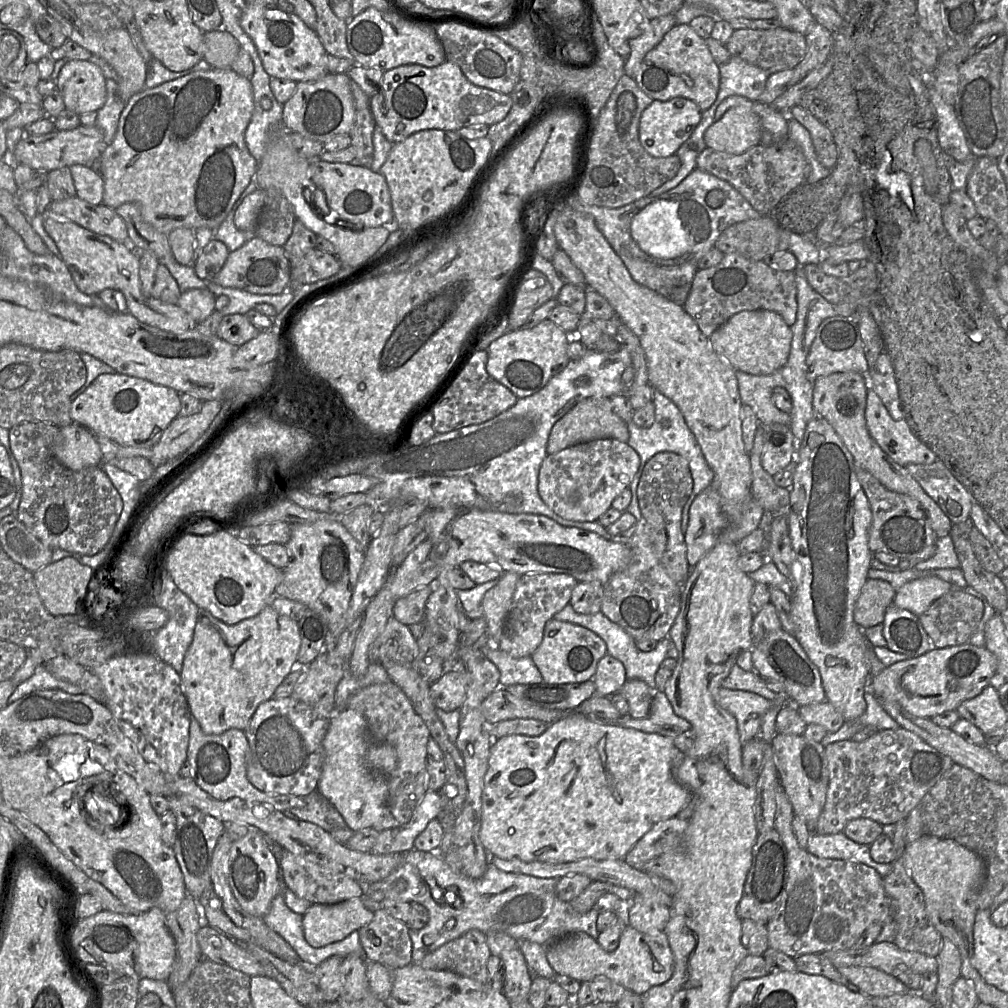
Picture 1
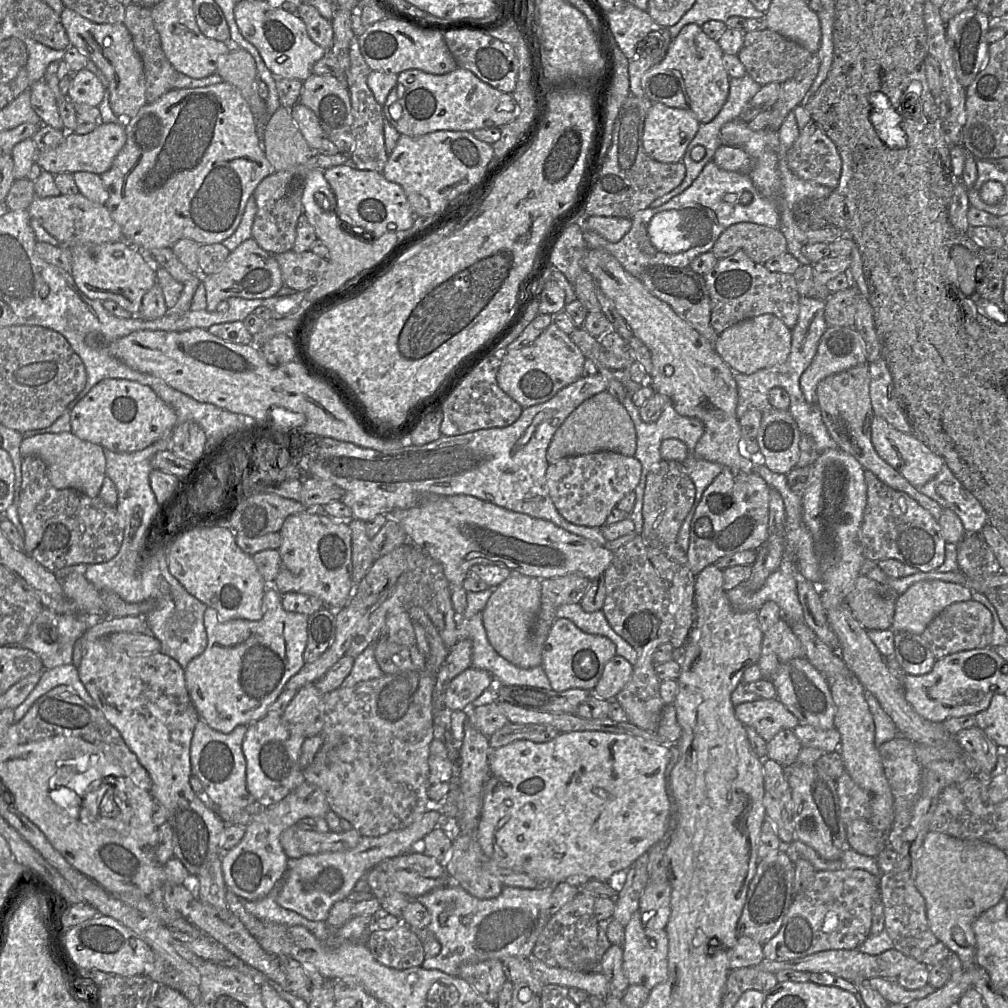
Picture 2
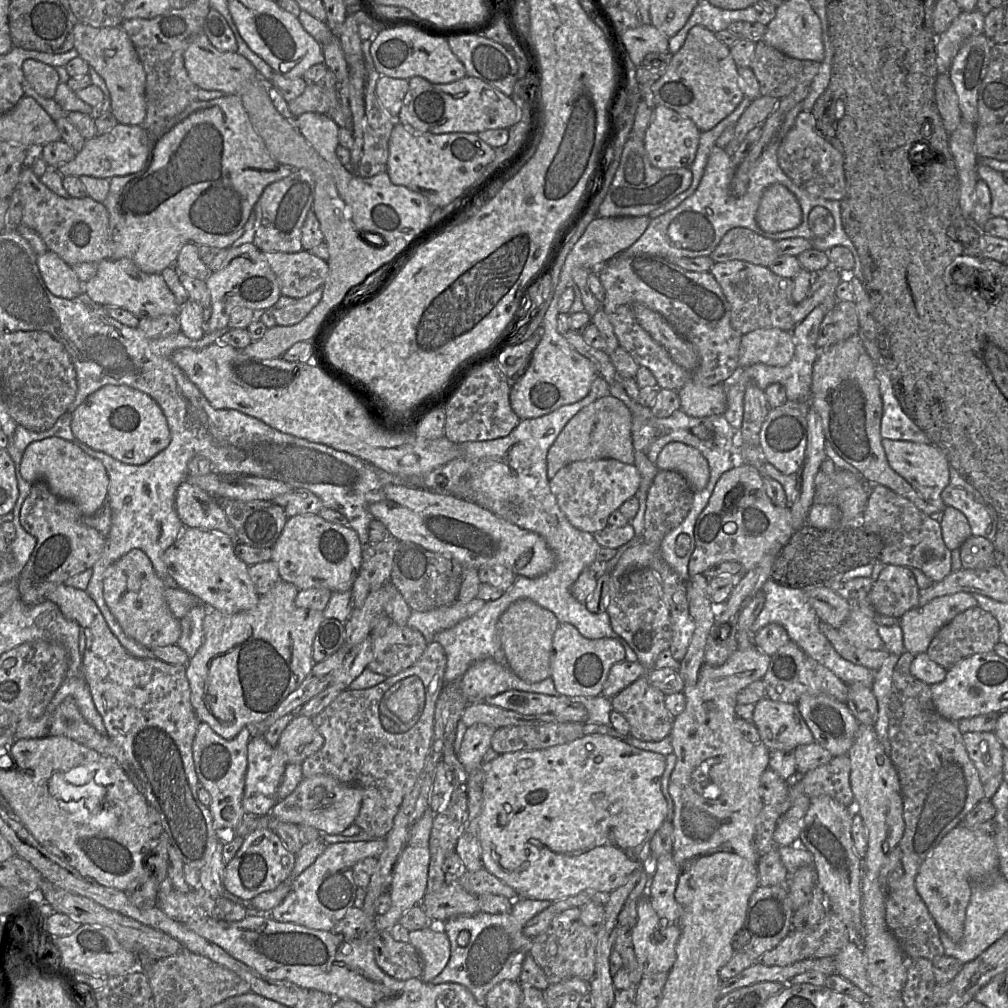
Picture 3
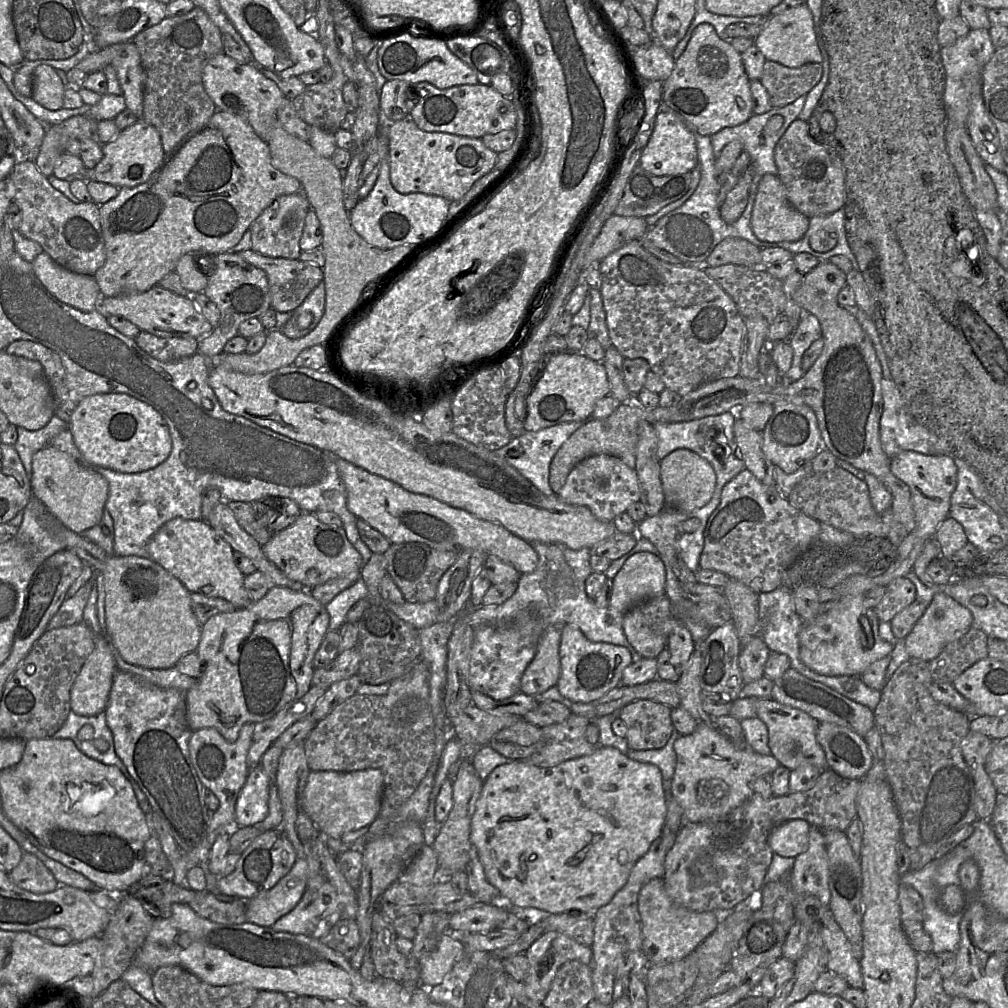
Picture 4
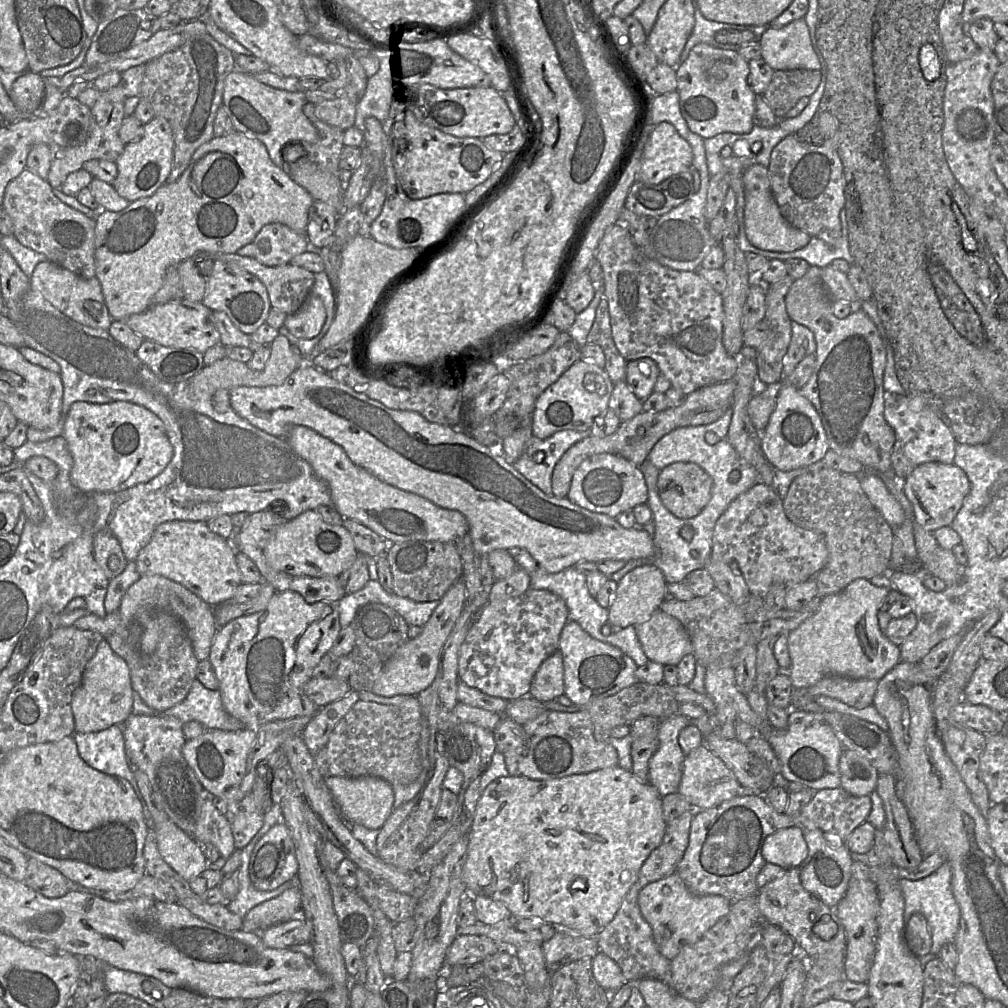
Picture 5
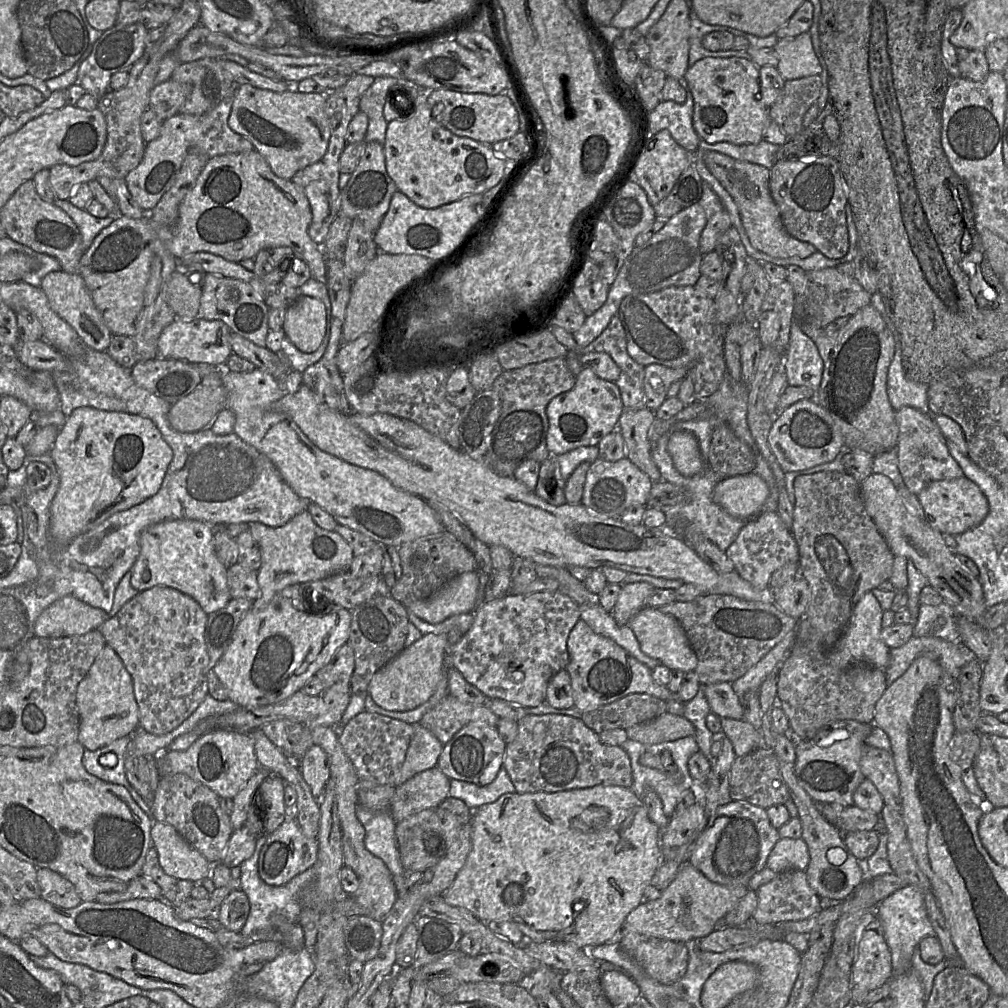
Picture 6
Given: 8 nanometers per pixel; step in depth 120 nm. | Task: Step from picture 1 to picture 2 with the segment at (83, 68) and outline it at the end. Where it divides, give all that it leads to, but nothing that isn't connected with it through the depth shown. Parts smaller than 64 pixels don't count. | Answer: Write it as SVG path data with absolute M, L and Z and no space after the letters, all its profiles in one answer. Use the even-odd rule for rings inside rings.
M84 68L71 73L71 84L67 97L72 103L98 107L103 101L105 90L94 73Z

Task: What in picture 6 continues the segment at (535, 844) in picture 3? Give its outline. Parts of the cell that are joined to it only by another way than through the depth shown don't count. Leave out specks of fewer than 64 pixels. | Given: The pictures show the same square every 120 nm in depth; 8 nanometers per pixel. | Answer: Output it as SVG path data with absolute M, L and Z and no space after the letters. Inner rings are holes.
M595 785L588 788L550 793L507 793L495 802L484 804L473 811L471 850L463 867L443 894L443 898L447 904L468 910L486 924L491 921L514 923L528 941L535 943L544 941L565 942L589 951L590 948L615 940L628 914L641 903L642 894L650 884L662 861L661 835L660 829L650 820L643 801L635 795L631 788Z

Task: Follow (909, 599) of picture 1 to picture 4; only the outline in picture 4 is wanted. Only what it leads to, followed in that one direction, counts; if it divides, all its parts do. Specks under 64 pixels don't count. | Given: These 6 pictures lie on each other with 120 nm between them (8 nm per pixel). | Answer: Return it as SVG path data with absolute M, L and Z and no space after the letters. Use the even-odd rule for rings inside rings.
M937 593L911 631L903 639L906 652L910 657L930 661L937 657L947 644L962 637L971 628L971 623L972 614L966 607L945 593Z

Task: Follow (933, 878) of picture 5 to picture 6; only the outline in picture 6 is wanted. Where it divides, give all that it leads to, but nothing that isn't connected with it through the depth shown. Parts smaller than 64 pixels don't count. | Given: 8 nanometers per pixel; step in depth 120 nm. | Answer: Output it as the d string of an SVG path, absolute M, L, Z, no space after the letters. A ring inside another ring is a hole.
M905 886L880 902L877 916L890 949L894 975L903 974L911 968L914 949L921 939L935 935L927 915L923 895L914 886Z

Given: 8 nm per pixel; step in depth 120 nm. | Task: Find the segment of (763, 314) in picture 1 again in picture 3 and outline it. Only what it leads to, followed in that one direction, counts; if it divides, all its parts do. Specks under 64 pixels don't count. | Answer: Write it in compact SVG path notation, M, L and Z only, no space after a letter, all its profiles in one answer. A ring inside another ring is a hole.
M760 328L742 335L738 363L748 367L757 363L786 366L794 354L791 332L779 328Z

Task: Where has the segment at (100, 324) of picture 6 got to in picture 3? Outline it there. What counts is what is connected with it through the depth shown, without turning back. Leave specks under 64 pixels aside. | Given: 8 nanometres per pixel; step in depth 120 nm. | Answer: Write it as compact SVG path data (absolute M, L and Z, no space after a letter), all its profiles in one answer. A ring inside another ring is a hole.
M48 250L37 255L37 265L46 287L53 295L73 299L83 292L83 283L77 274L56 253Z

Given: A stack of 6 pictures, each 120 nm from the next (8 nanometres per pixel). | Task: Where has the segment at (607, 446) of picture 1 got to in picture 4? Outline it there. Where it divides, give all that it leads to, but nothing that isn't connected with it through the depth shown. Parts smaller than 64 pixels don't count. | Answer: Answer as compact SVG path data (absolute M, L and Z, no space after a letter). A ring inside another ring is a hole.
M596 454L583 459L571 470L556 495L567 504L587 507L602 521L612 522L617 515L640 500L640 486L634 468L617 457Z

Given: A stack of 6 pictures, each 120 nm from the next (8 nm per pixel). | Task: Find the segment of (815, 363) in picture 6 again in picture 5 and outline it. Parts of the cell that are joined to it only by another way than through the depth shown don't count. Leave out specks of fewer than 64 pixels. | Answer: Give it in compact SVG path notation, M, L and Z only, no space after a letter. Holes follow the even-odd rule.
M793 321L791 328L791 341L784 356L784 376L789 376L804 357L816 353L816 341L812 331Z

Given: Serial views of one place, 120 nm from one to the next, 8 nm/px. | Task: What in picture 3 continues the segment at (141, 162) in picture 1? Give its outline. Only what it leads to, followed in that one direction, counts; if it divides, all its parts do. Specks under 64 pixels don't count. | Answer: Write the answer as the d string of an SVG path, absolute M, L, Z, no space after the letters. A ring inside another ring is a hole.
M238 95L197 100L180 113L178 122L152 144L148 161L141 171L109 179L109 193L102 202L109 213L111 250L108 258L129 259L145 273L160 274L174 265L185 244L228 249L243 234L264 189L289 176L293 170L270 155Z

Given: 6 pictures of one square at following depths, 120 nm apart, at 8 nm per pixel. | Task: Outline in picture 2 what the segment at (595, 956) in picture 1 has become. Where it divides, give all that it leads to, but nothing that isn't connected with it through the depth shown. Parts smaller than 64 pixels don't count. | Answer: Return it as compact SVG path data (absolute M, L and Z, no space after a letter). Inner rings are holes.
M637 911L624 927L623 971L630 984L643 985L652 990L668 978L669 938L665 929L647 928Z

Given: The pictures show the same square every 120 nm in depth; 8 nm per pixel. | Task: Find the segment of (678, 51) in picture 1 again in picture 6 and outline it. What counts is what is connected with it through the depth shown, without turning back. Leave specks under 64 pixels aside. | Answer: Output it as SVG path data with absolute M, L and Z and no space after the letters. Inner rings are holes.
M704 57L689 66L683 83L694 101L693 127L707 143L758 144L772 121L760 91L759 68L751 59Z

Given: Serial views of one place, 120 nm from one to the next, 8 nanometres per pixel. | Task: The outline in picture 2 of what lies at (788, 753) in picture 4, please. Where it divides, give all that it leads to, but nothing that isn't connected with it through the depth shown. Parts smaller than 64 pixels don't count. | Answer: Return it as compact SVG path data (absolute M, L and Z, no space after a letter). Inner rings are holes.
M776 697L745 702L734 707L736 717L769 742L783 729L794 730L799 720Z

